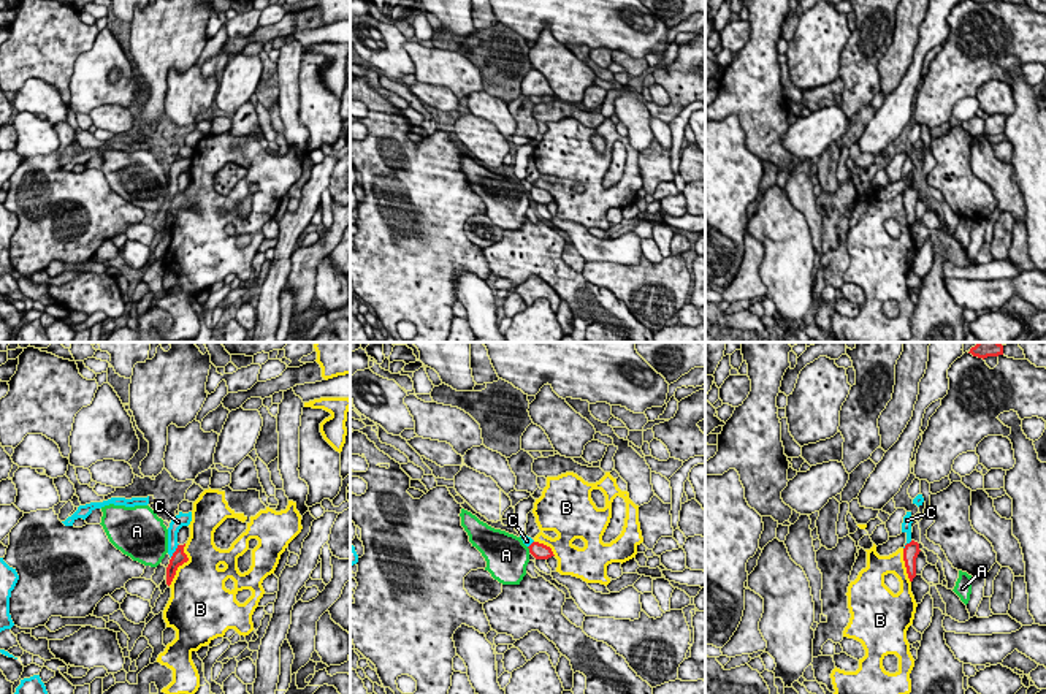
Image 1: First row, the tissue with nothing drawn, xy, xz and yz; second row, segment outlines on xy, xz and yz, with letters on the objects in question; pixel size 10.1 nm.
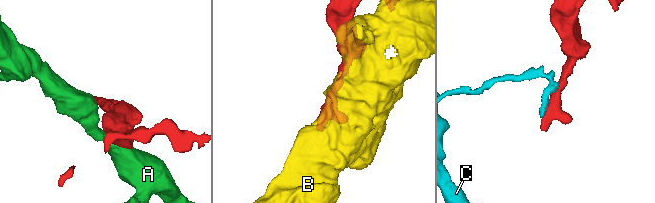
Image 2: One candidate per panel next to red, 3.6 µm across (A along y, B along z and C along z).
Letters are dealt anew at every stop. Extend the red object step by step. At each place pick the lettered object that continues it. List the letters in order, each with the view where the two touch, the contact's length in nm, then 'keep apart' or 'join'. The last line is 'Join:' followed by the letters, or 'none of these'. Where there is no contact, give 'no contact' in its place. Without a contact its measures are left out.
A: xz | 70 nm | keep apart
B: xy | 460 nm | keep apart
C: xy | 170 nm | keep apart
Join: none of these

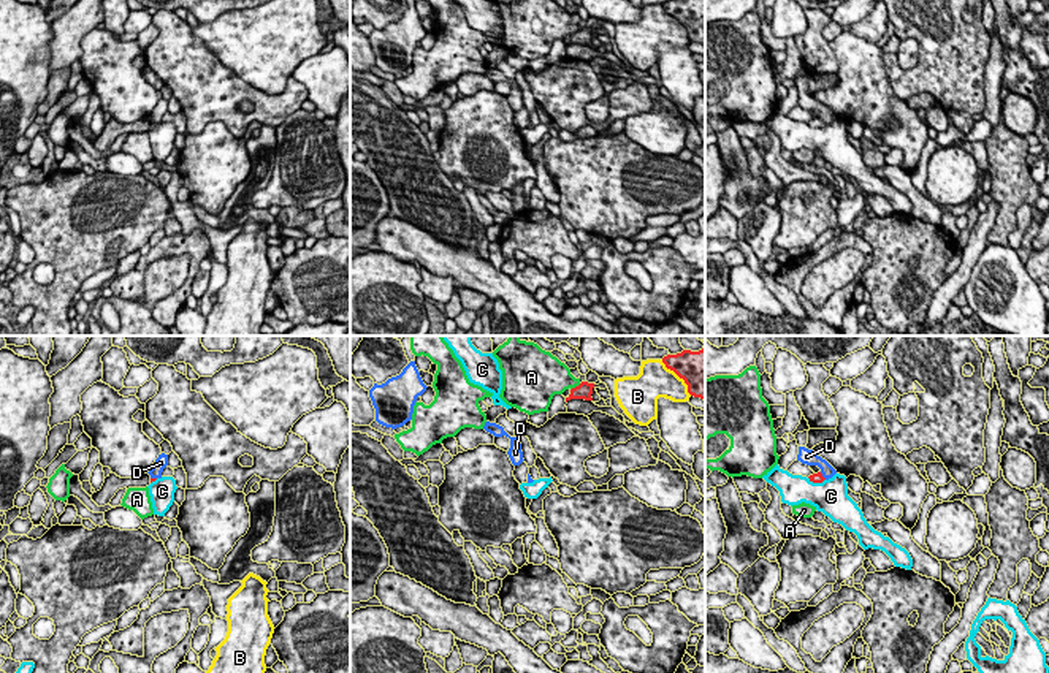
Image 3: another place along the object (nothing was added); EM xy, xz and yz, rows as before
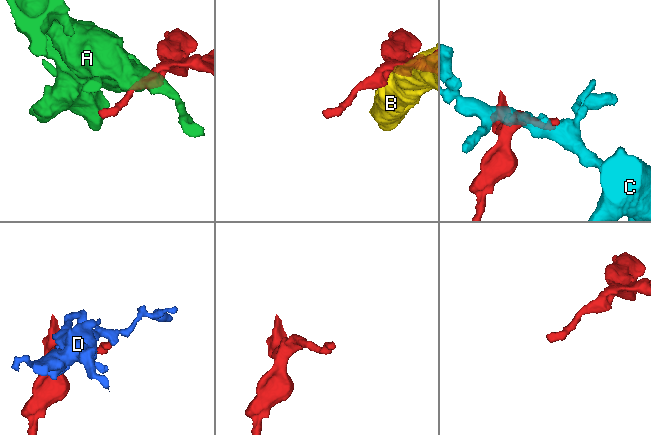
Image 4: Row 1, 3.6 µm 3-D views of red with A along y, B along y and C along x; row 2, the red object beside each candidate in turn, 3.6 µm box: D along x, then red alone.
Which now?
A: xz | 130 nm | keep apart
B: xz | 480 nm | keep apart
C: yz | 180 nm | keep apart
D: yz | 110 nm | keep apart
Join: none of these

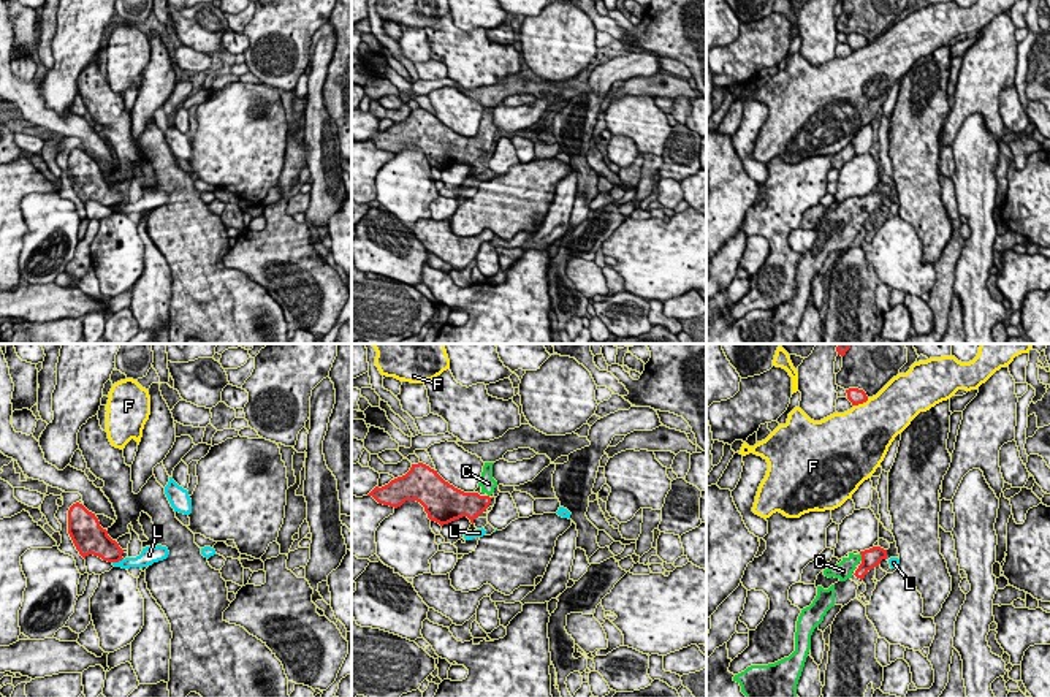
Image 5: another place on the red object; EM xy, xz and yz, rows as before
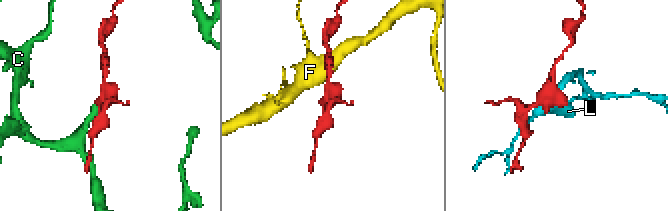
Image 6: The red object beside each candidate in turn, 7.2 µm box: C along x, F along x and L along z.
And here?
C: yz | 80 nm | join
F: yz | 180 nm | keep apart
L: xy | 120 nm | keep apart
Join: C

